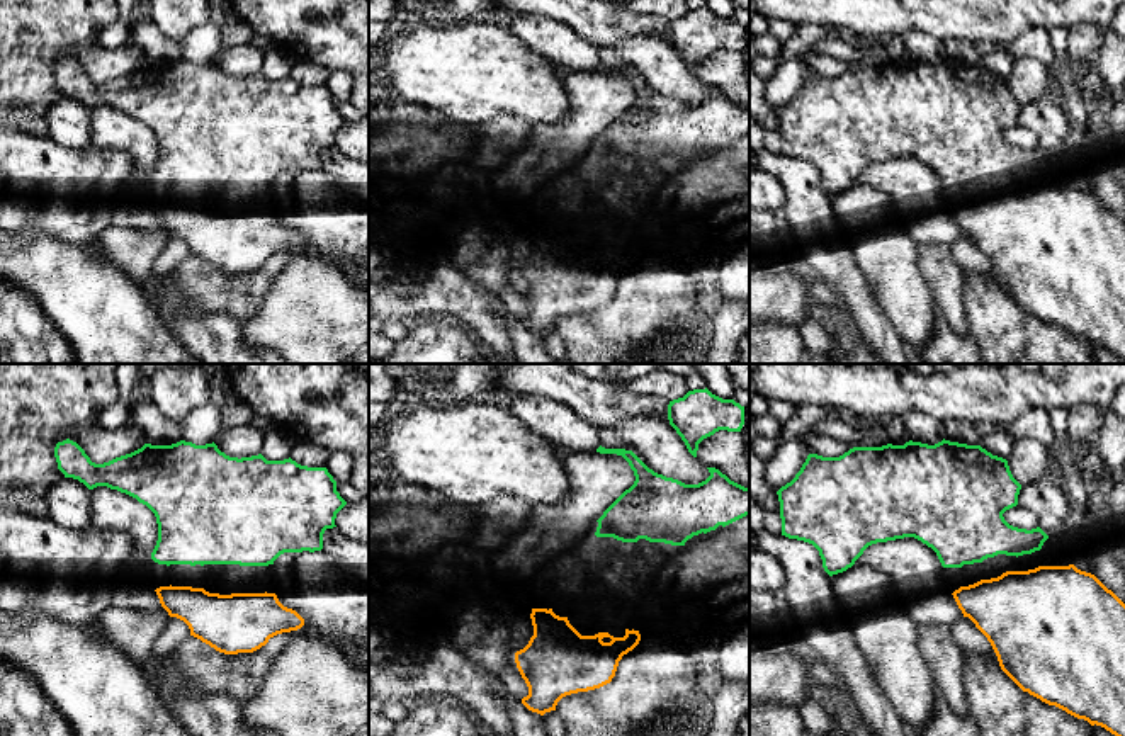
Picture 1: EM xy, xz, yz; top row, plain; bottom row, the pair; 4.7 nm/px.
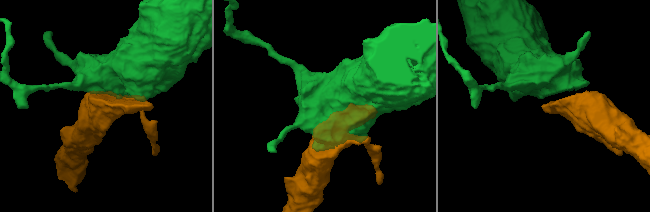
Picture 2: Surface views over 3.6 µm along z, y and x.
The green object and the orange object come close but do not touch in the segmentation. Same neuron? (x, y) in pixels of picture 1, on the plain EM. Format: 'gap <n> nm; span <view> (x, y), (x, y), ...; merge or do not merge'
gap 70 nm; span yz (1017, 175), (1017, 191); merge

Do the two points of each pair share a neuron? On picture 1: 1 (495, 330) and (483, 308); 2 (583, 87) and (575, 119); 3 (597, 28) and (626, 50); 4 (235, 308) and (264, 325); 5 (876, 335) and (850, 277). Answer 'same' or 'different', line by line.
1: same
2: same
3: different
4: different
5: same

